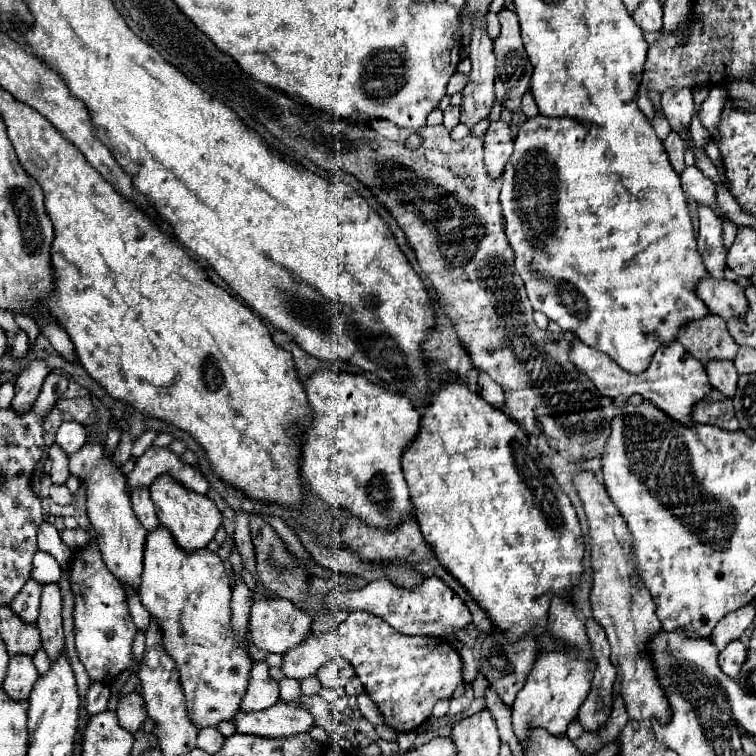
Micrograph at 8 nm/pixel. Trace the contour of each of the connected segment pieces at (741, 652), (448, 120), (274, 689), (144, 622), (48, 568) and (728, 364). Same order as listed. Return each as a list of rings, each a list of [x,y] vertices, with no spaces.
[[[732,641],[732,643],[728,643],[728,647],[724,651],[720,651],[718,665],[726,675],[736,679],[740,675],[744,659],[746,659],[746,647],[740,641]]]
[[[450,105],[450,107],[444,111],[444,127],[454,129],[458,123],[460,123],[460,107]]]
[[[256,661],[250,671],[248,691],[240,703],[240,711],[262,711],[278,701],[278,683],[268,675],[266,661]]]
[[[130,593],[130,595],[128,595],[128,607],[130,607],[130,617],[132,617],[136,629],[142,631],[142,633],[146,633],[148,623],[150,623],[150,615],[148,615],[148,611],[144,609],[144,605],[140,603],[140,599],[138,599],[136,593]]]
[[[38,551],[34,555],[34,565],[32,565],[32,579],[40,585],[44,583],[58,583],[58,579],[62,577],[62,569],[58,565],[58,561],[44,551]]]
[[[710,361],[706,365],[706,373],[708,373],[714,389],[722,391],[724,397],[730,397],[730,399],[734,397],[736,383],[738,383],[738,373],[736,373],[732,361]]]

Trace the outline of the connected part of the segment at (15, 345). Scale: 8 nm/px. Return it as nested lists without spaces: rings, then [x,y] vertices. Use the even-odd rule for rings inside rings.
[[[20,331],[20,333],[14,337],[14,341],[12,341],[12,345],[10,345],[10,353],[12,353],[14,359],[24,359],[24,357],[26,357],[26,353],[28,353],[28,337],[26,337],[24,331]]]

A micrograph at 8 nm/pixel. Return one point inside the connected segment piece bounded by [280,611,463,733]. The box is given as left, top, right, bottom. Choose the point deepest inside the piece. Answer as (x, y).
(404, 676)

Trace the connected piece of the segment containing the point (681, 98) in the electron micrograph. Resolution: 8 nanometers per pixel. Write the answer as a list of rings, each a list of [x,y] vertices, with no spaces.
[[[680,87],[680,91],[664,91],[662,109],[674,131],[688,127],[694,115],[692,91],[688,91],[688,87]]]

